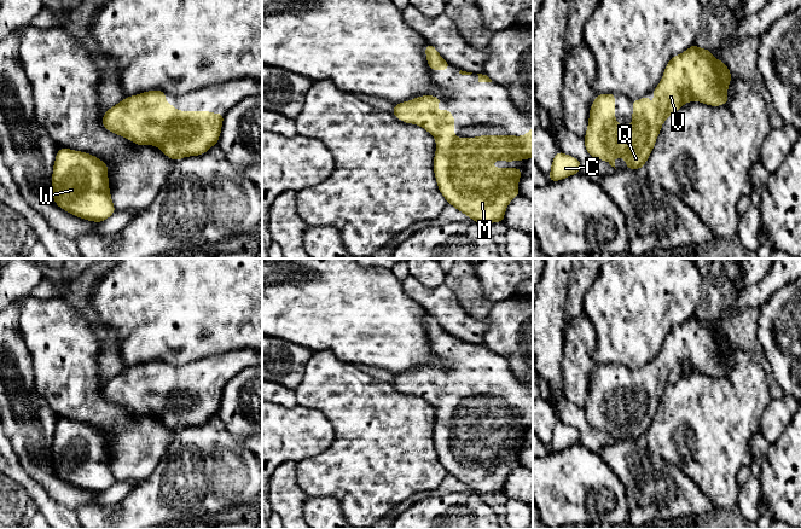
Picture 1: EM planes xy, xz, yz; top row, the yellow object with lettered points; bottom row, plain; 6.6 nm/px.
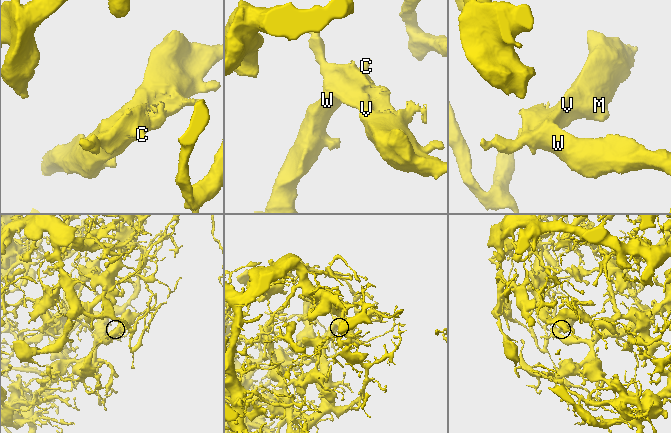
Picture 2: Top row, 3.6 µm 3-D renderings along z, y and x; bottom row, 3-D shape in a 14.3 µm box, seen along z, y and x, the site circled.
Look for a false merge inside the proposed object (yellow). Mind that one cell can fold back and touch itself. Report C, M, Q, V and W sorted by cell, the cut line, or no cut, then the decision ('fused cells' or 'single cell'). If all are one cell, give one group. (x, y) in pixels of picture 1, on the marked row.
C M Q V W | no cut | single cell

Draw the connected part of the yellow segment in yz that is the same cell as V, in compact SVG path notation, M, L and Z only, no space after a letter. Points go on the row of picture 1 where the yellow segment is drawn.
M693 43L681 54L673 57L664 69L660 85L652 91L656 99L654 105L649 104L649 94L640 100L633 100L632 126L620 126L615 120L615 94L598 94L590 110L587 132L584 138L590 156L606 161L615 168L613 157L626 159L626 168L644 168L661 127L666 118L677 112L687 101L701 101L710 106L720 106L727 103L727 87L732 72L729 71L725 62L712 56L710 50L698 48Z

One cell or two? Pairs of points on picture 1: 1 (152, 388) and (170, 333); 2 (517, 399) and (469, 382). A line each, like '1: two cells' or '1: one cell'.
1: two cells
2: one cell

